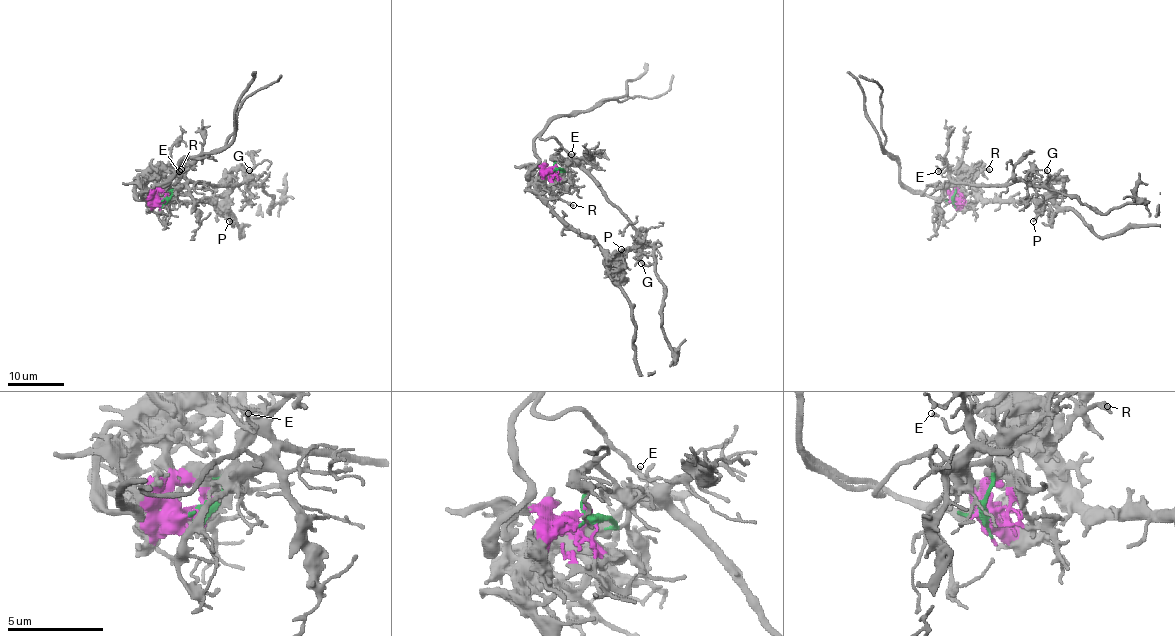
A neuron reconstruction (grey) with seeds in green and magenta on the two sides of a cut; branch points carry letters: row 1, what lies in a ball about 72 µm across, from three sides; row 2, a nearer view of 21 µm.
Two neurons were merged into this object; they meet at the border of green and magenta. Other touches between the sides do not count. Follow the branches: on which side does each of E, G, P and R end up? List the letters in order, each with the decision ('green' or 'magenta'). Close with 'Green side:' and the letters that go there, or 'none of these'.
E: green
G: green
P: magenta
R: magenta
Green side: E, G

